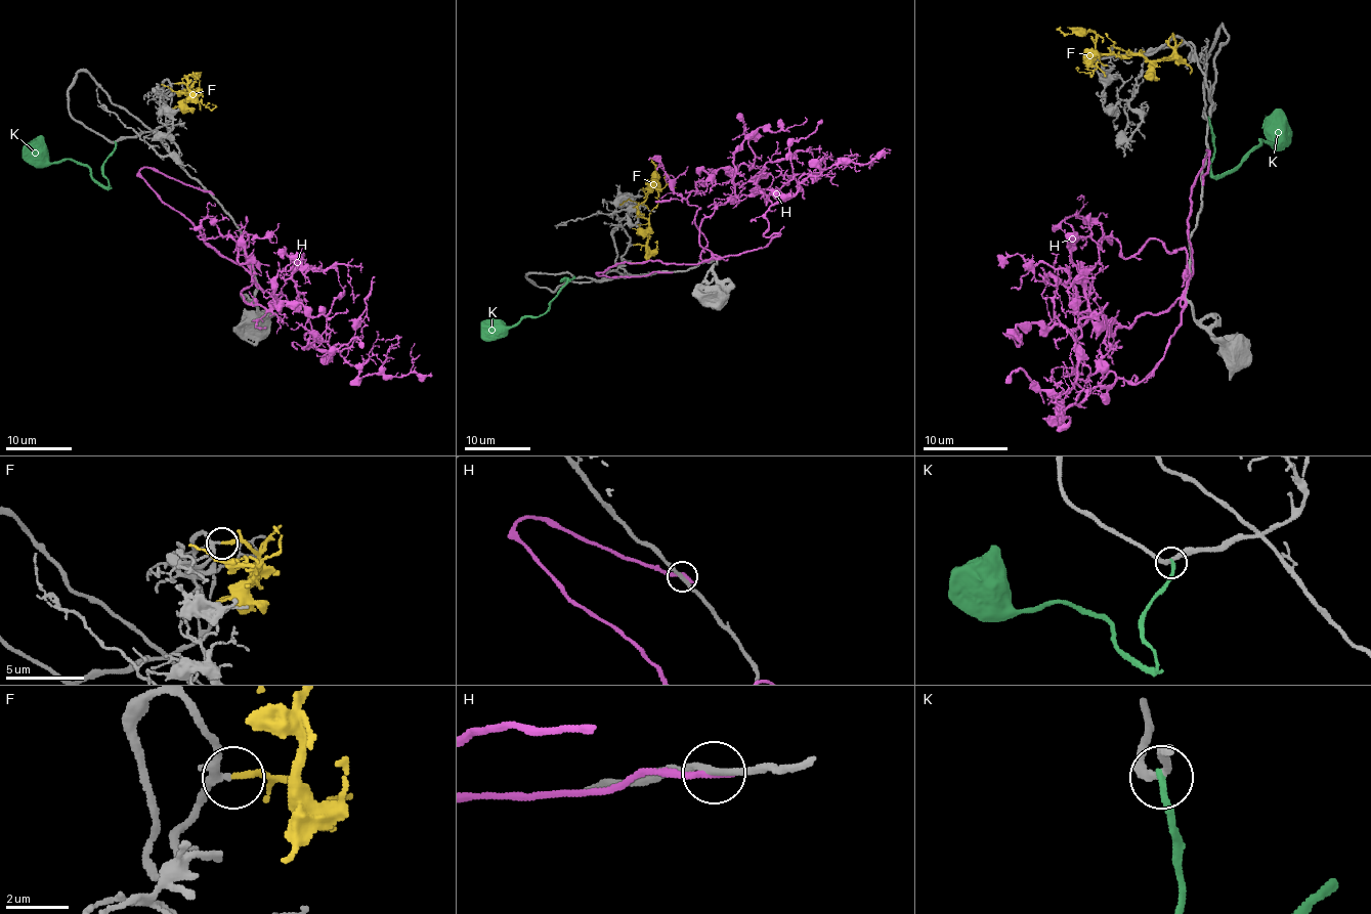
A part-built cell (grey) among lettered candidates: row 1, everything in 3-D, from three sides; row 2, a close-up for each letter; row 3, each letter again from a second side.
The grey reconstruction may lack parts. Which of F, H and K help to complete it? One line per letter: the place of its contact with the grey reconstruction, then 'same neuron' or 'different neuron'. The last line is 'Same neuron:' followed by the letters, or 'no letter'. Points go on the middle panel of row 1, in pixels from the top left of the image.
F: (634, 245) | same neuron
H: (668, 272) | different neuron
K: (573, 276) | different neuron
Same neuron: F

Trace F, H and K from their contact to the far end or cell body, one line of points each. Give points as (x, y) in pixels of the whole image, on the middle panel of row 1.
F: (633, 246), (648, 249), (648, 220), (638, 206), (646, 198), (656, 165), (651, 159)
H: (668, 271), (599, 274), (761, 249), (764, 214), (820, 173), (817, 162), (872, 162)
K: (573, 276), (562, 279), (567, 279), (543, 314), (521, 317), (512, 325), (490, 322), (482, 331)

